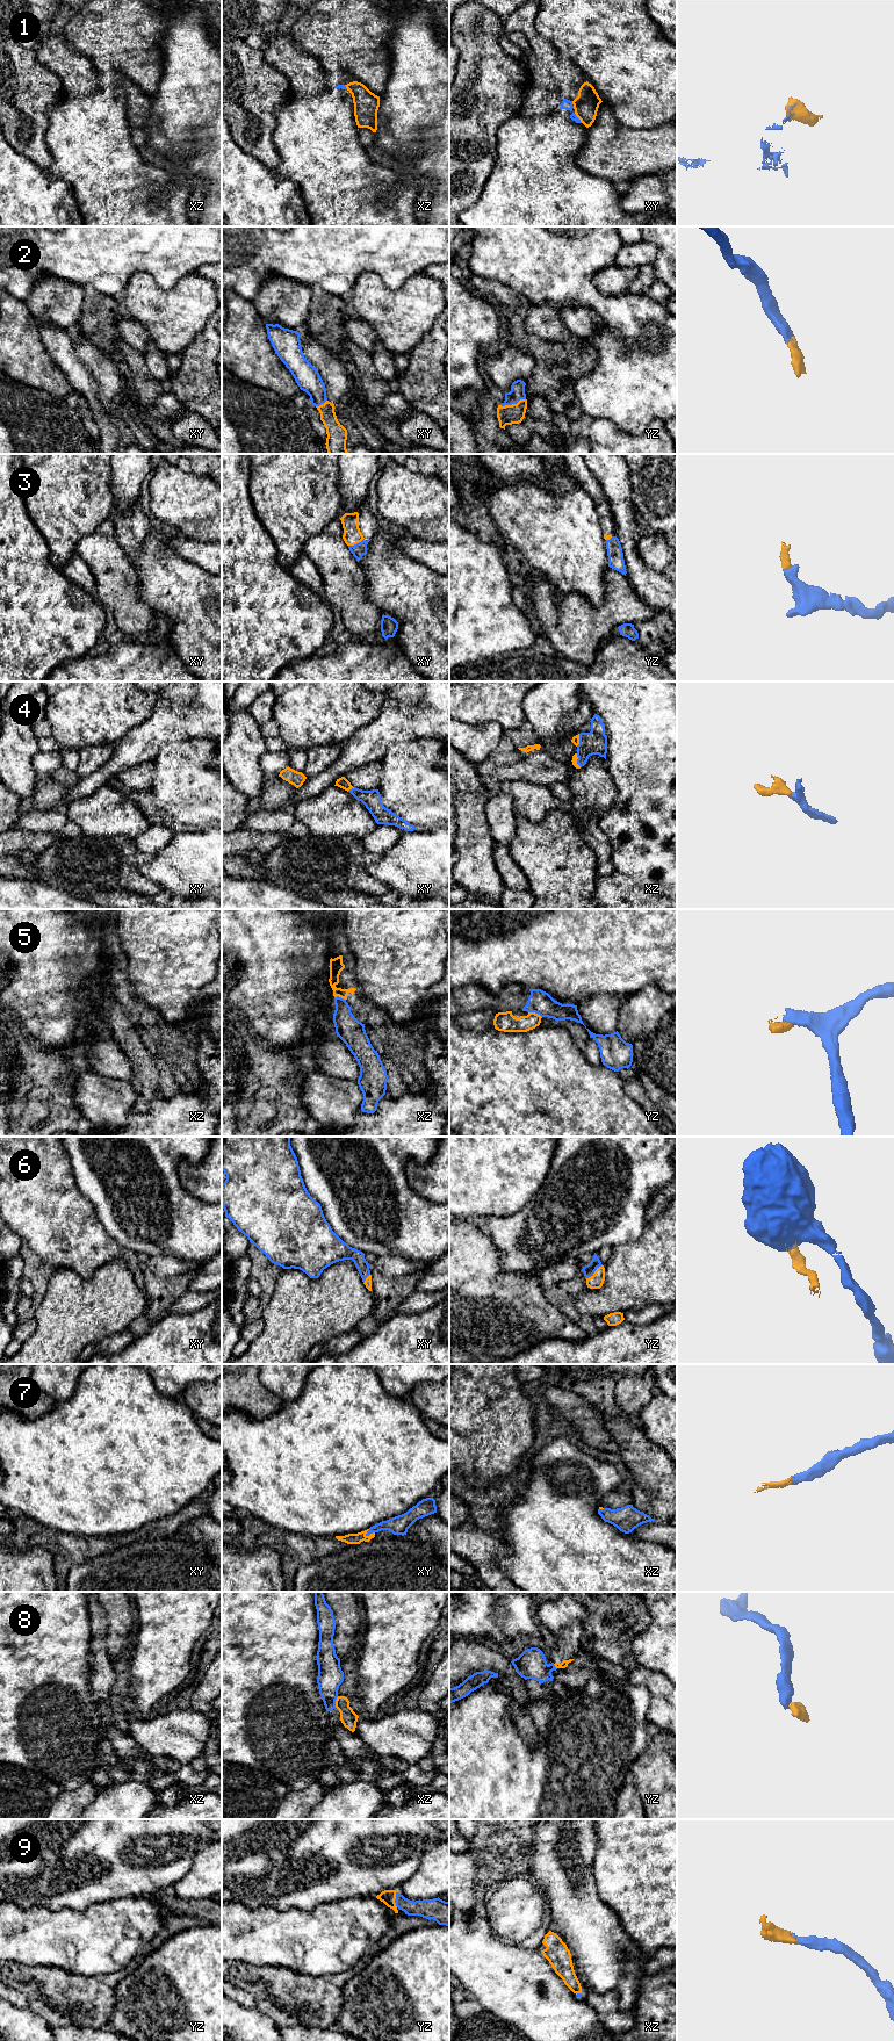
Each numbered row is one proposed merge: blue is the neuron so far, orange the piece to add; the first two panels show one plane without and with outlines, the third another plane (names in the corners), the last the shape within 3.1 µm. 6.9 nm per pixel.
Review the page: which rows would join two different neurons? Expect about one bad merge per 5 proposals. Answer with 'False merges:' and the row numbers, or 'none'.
False merges: 1, 5, 8

